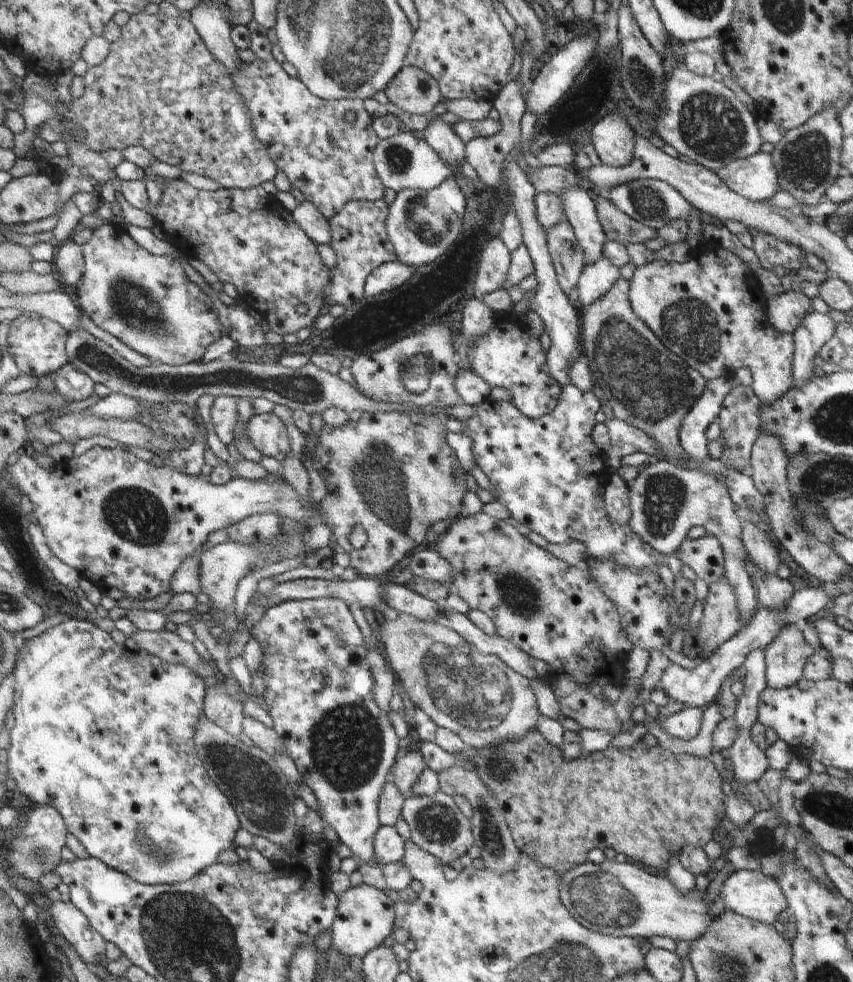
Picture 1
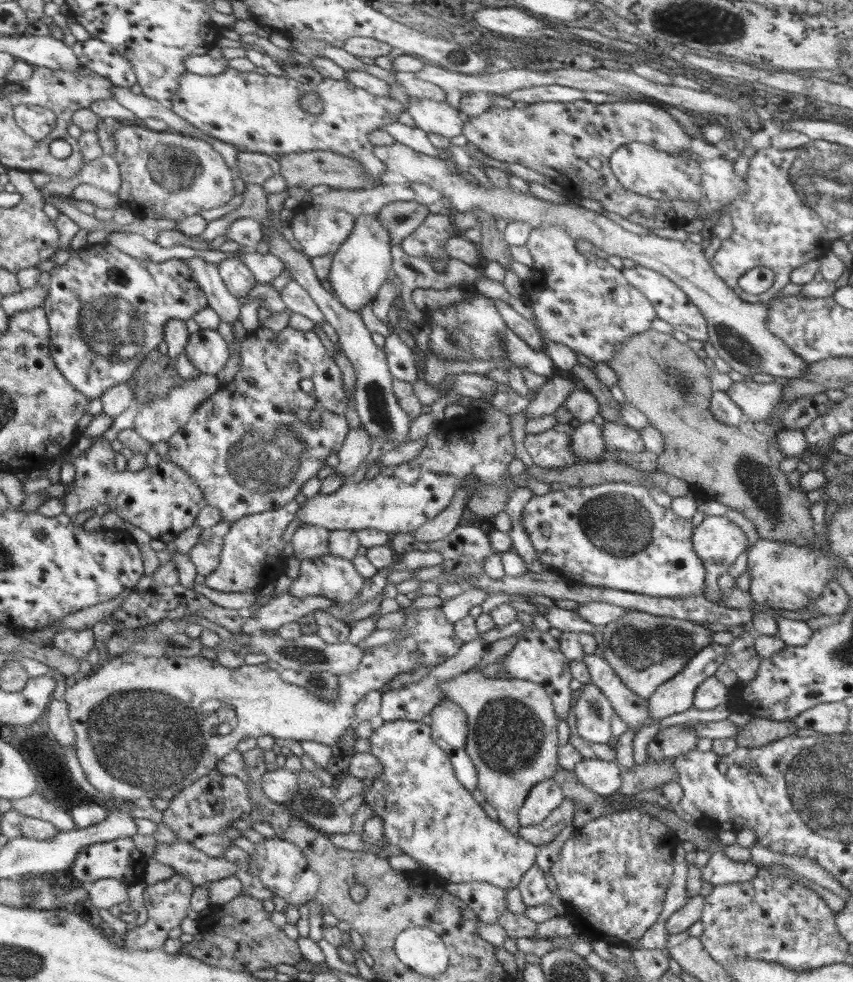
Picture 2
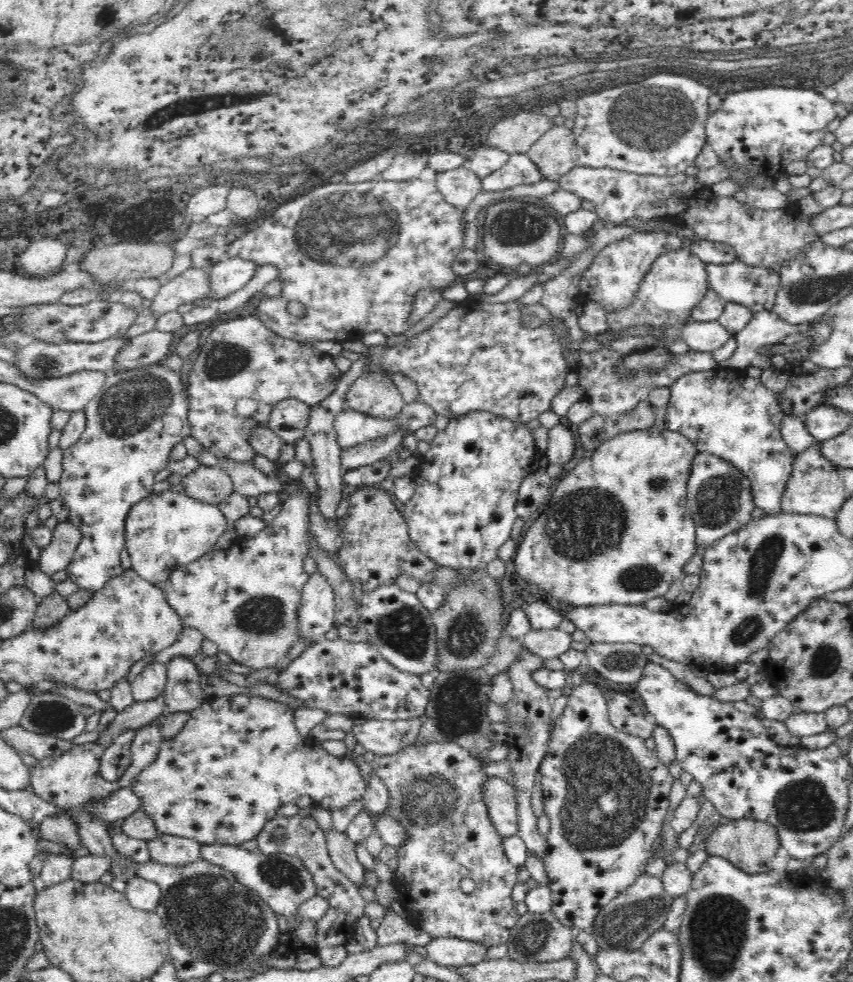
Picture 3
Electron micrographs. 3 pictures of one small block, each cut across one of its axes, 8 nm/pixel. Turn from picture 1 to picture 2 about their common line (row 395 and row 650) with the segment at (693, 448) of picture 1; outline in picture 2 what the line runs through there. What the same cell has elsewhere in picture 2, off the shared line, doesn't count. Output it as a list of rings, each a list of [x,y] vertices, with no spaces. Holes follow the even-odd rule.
[[[712,643],[710,646],[700,650],[684,669],[680,670],[676,676],[670,678],[664,684],[661,684],[648,699],[647,711],[649,718],[660,722],[662,719],[672,716],[674,714],[680,714],[693,707],[694,693],[696,687],[700,683],[706,680],[708,677],[712,677],[716,672],[718,666],[725,662],[726,658],[726,645],[720,645],[719,643]]]

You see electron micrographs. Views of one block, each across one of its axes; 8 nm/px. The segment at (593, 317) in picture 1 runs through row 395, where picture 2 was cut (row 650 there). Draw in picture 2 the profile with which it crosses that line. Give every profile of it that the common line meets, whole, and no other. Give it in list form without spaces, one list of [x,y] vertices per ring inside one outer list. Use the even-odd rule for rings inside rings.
[[[626,609],[624,617],[604,625],[600,631],[604,642],[599,653],[612,666],[624,686],[646,700],[661,684],[684,669],[700,650],[710,646],[715,633],[695,622],[632,609]]]

